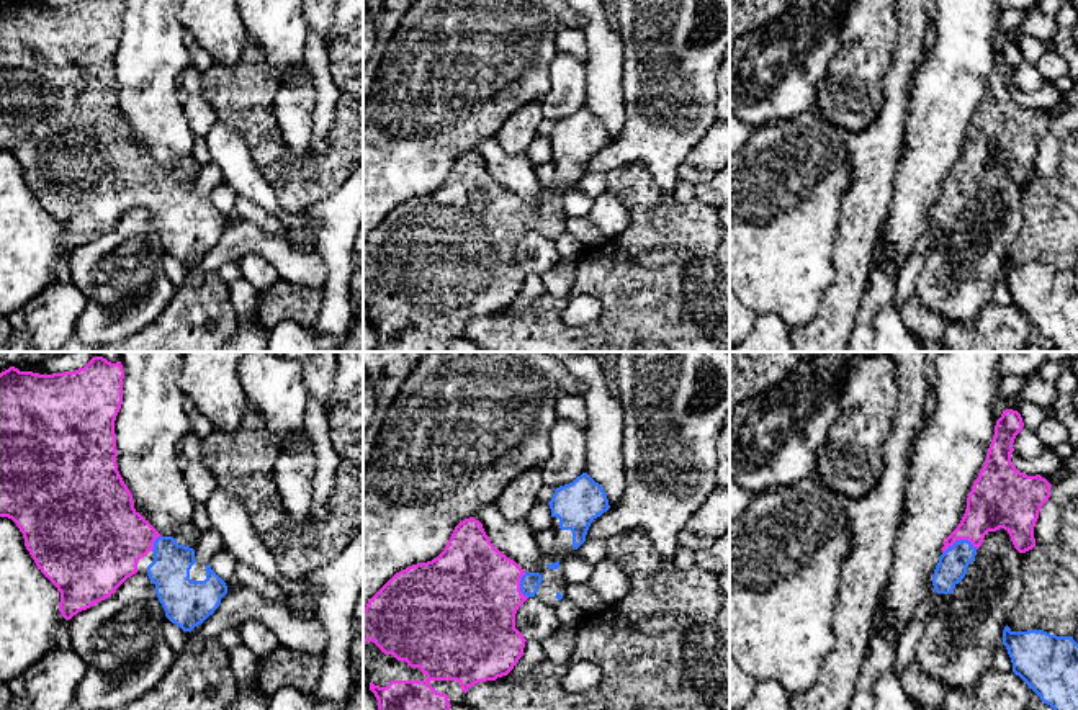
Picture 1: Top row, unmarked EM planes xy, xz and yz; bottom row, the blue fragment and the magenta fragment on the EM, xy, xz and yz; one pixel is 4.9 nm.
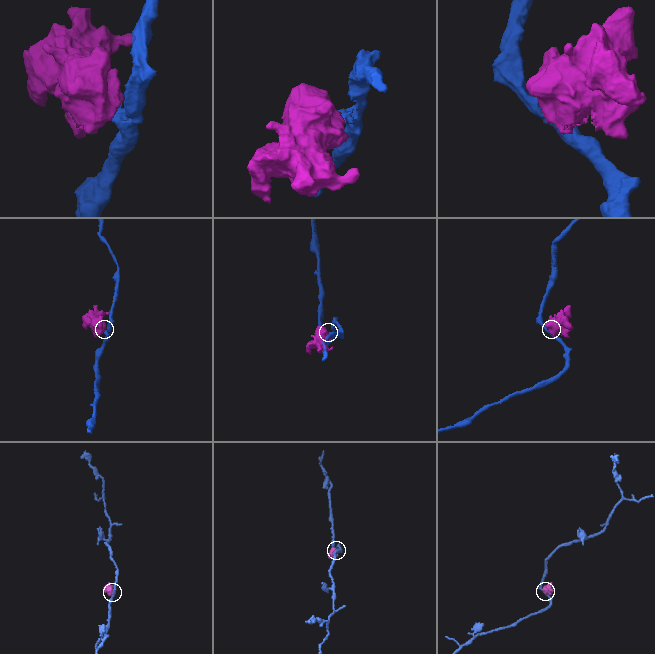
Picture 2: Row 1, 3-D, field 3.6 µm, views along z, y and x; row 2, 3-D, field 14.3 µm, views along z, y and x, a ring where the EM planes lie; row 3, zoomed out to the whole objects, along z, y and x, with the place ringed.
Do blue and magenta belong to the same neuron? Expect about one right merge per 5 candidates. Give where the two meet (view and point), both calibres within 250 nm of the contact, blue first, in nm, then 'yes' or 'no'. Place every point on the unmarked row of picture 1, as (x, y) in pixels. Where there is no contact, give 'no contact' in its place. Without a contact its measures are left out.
yz (959, 174) | 150/260 nm | yes

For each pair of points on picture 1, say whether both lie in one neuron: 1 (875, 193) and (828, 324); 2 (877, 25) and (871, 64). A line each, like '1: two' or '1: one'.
1: one
2: one

